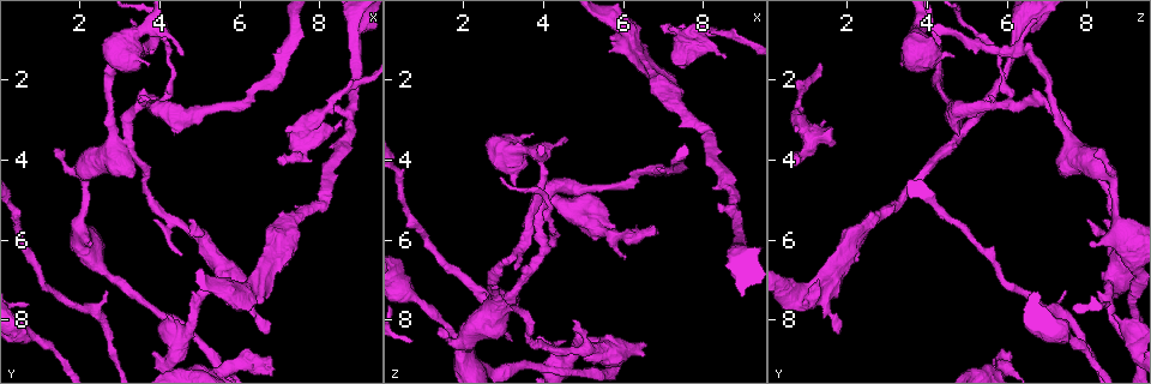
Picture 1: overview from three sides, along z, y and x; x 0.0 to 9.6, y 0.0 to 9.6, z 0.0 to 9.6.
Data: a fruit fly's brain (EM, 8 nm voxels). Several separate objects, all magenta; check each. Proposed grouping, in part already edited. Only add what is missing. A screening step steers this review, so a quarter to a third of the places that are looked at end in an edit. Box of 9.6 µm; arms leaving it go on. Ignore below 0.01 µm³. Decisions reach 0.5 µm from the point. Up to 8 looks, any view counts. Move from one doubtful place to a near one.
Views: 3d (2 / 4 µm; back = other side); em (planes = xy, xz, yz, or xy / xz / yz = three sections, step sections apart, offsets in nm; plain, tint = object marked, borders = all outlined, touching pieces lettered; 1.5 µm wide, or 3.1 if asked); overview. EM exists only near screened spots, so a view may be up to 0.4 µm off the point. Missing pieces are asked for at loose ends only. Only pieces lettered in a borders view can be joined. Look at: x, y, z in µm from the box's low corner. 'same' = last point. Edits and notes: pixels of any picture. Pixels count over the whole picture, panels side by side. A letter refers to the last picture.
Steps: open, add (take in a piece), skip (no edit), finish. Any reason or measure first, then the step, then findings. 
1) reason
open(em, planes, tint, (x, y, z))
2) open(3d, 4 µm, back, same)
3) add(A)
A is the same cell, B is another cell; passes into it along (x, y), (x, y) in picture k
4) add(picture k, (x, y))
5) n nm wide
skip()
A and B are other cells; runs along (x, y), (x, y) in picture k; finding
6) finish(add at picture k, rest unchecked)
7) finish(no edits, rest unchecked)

free end
open(em, planes, borders, (6.60, 7.40, 8.65))

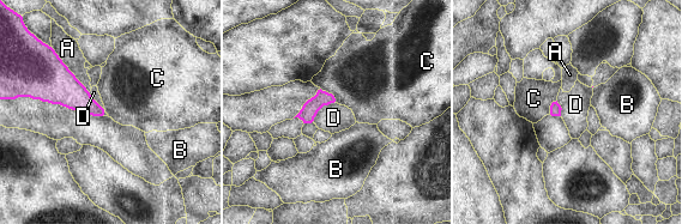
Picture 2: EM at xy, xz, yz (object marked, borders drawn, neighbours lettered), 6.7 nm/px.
skip()
A, B, C and D are other cells; border along (320, 88), (330, 92), (336, 101) in picture 2; no lettered piece goes on from it

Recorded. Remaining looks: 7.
free end
open(em, xz, step 4, borders, (2.35, 6.05, 8.05))

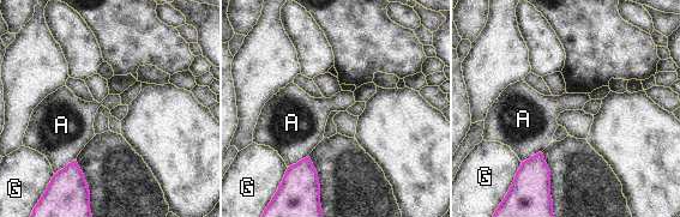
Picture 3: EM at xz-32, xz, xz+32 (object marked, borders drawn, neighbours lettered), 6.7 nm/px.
skip()
A and G are other cells; border along (307, 155), (288, 167) in picture 3; no lettered piece goes on from it

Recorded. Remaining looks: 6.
branch stops here
open(em, planes, borders, (4.55, 1.40, 3.45))

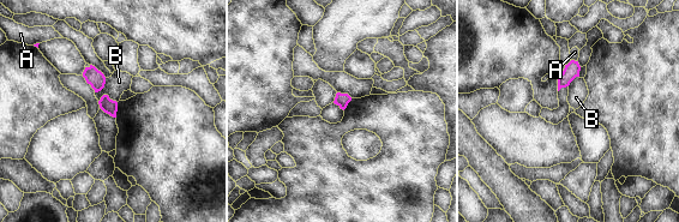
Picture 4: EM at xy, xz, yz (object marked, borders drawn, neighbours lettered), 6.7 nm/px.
B touches over 130 nm
skip()
A and B are other cells; border along (98, 100), (107, 95), (116, 102) in picture 4; none of them fits

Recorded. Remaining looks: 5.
finish(no edits, rest unchecked)

